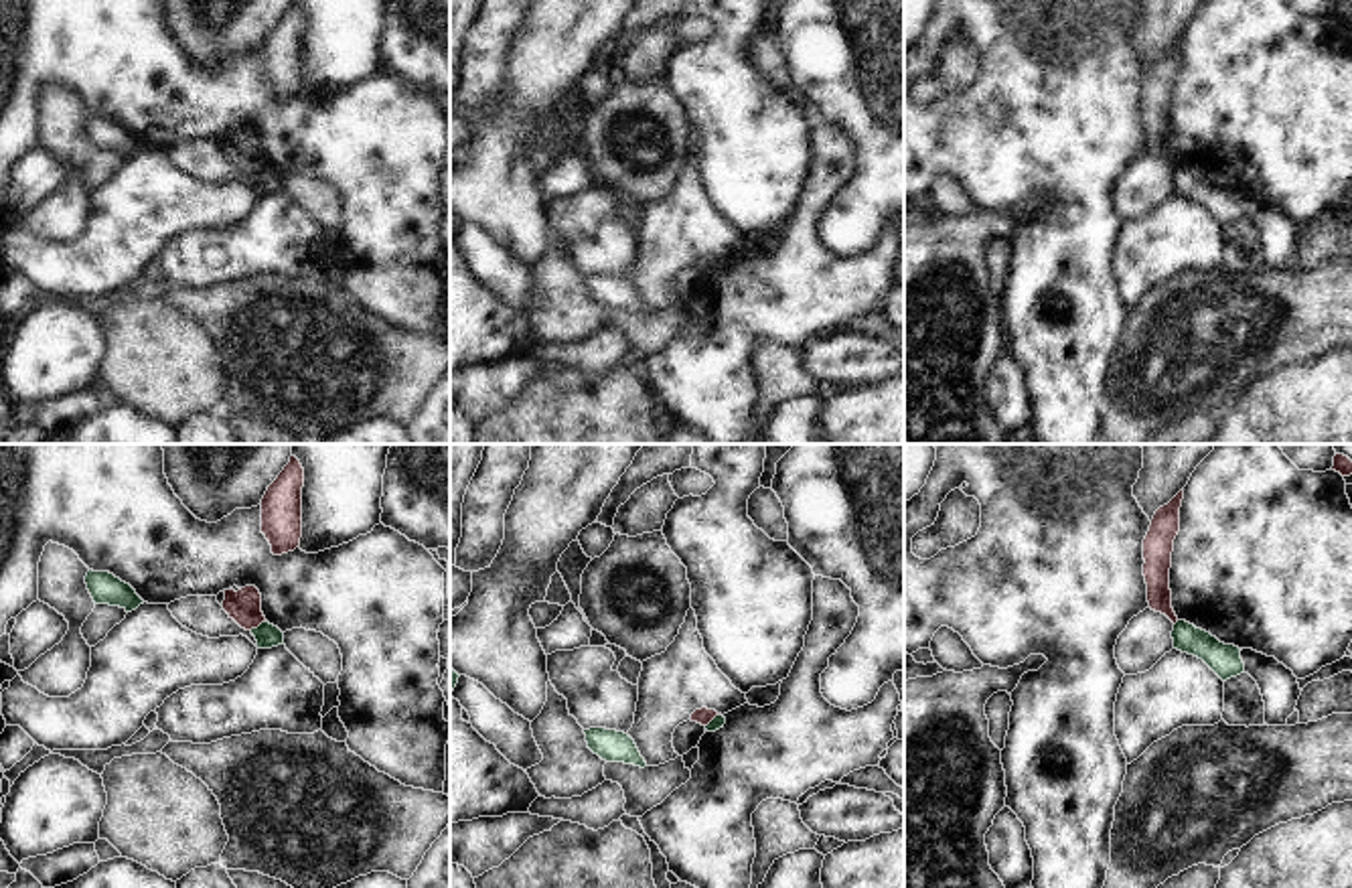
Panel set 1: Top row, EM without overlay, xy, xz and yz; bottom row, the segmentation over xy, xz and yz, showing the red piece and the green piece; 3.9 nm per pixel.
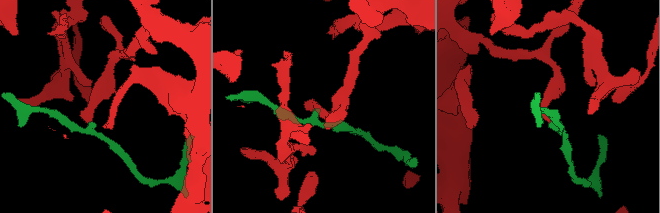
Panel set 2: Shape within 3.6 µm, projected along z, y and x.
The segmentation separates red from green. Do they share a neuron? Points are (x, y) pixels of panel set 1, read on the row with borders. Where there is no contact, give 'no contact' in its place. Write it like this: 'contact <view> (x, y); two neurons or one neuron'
contact xy (258, 625); two neurons

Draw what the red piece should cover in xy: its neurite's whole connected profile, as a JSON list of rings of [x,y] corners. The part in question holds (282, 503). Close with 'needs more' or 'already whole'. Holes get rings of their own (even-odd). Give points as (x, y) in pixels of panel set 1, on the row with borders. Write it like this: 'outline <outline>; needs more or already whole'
outline [[[290,456],[290,462],[261,499],[261,533],[270,541],[274,556],[300,547],[302,487],[304,468],[296,456]]]; already whole

